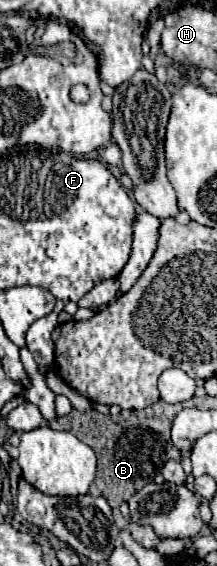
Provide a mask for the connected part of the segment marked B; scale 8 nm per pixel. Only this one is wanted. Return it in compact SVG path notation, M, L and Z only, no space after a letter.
M158 400L154 406L144 410L120 412L120 420L116 420L112 414L100 414L96 410L72 410L68 416L52 420L52 428L74 434L94 450L98 458L98 472L90 484L90 494L104 496L112 508L118 508L122 502L130 500L132 494L144 488L144 484L154 482L164 460L180 460L180 452L170 442L172 420L182 410L176 406L178 404L166 404Z

